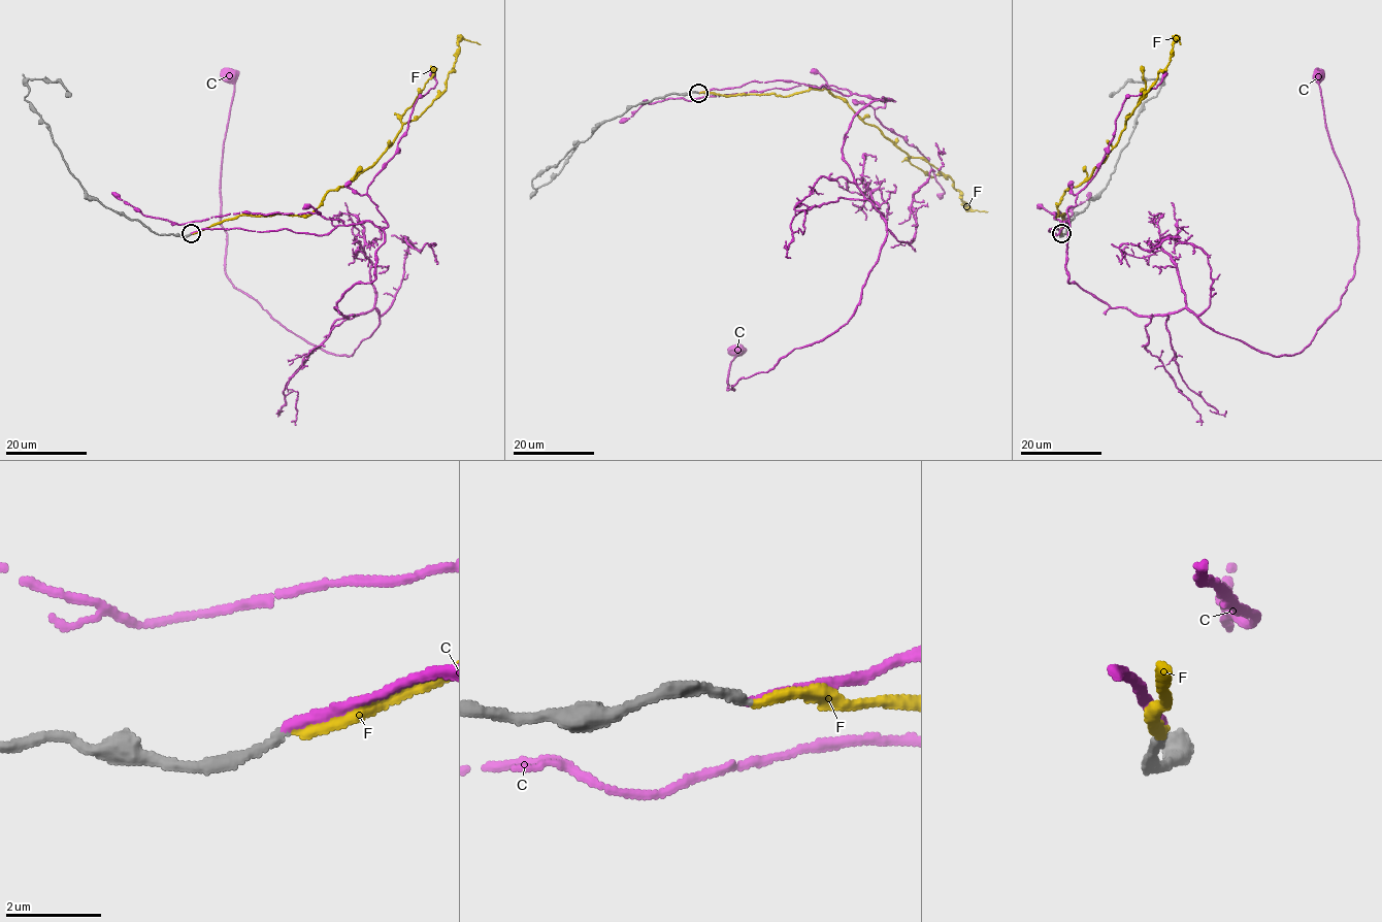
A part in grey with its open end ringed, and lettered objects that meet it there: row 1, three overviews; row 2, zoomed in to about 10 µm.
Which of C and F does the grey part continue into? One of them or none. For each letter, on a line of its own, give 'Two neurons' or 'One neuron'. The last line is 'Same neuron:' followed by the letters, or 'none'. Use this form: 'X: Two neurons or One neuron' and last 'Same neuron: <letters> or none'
C: One neuron
F: Two neurons
Same neuron: C

